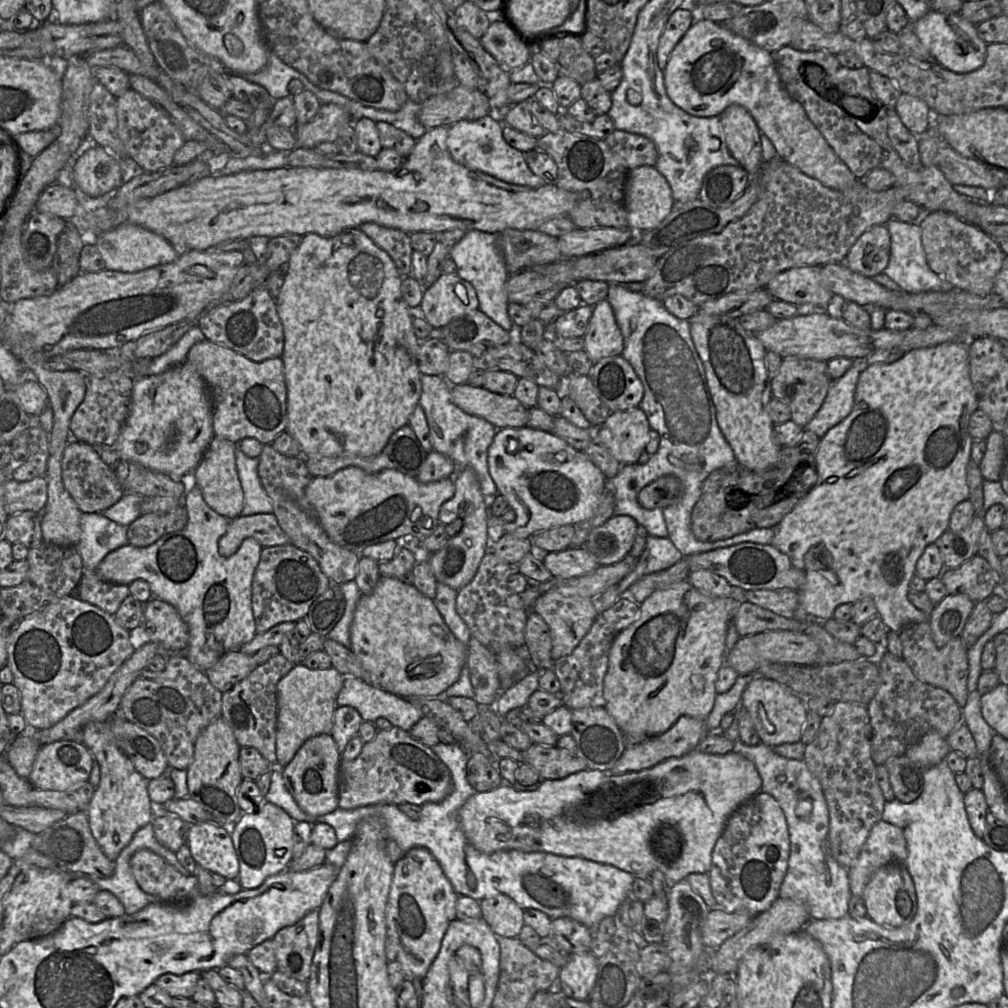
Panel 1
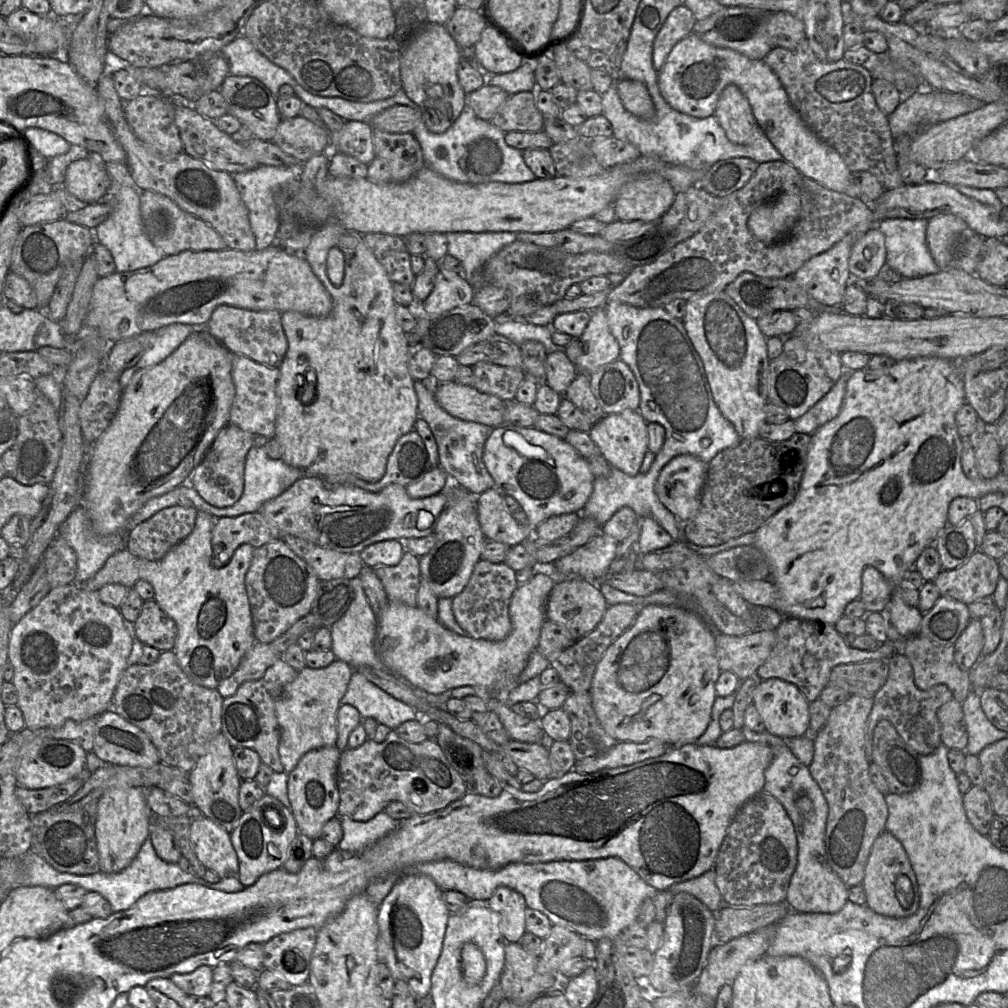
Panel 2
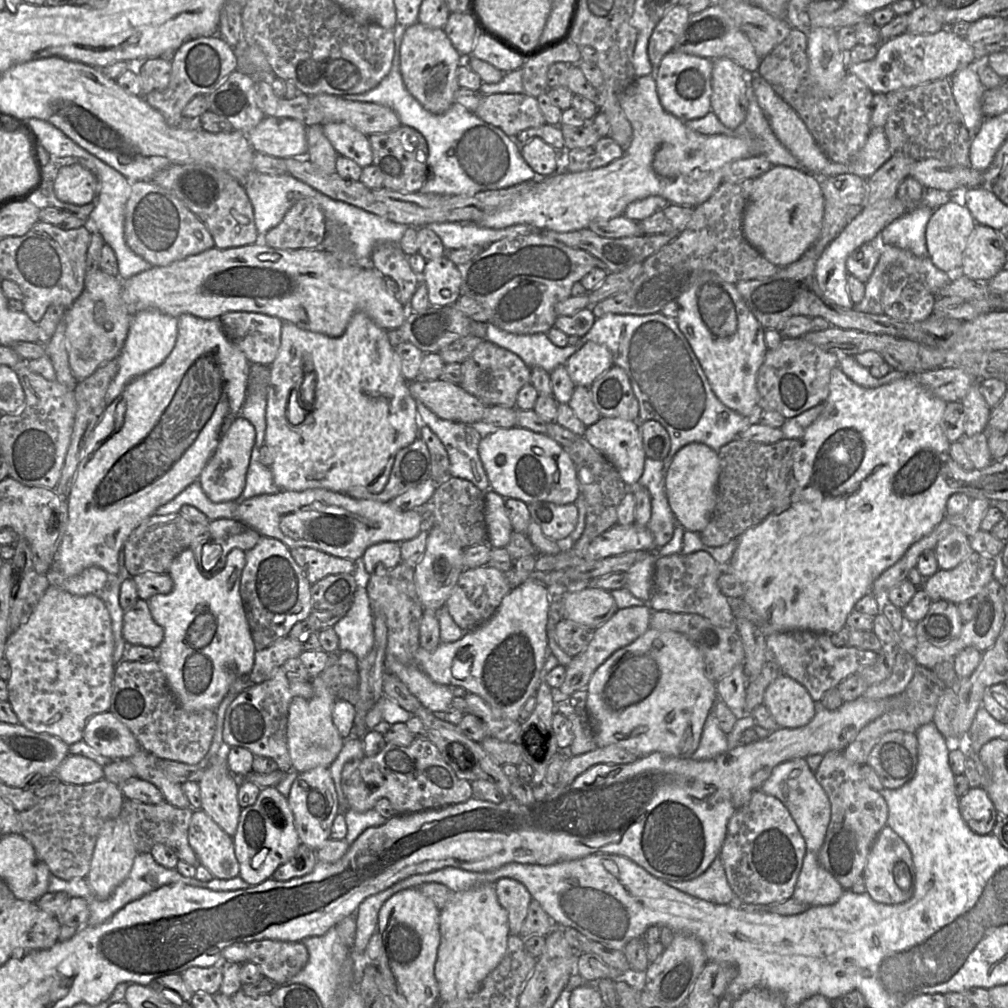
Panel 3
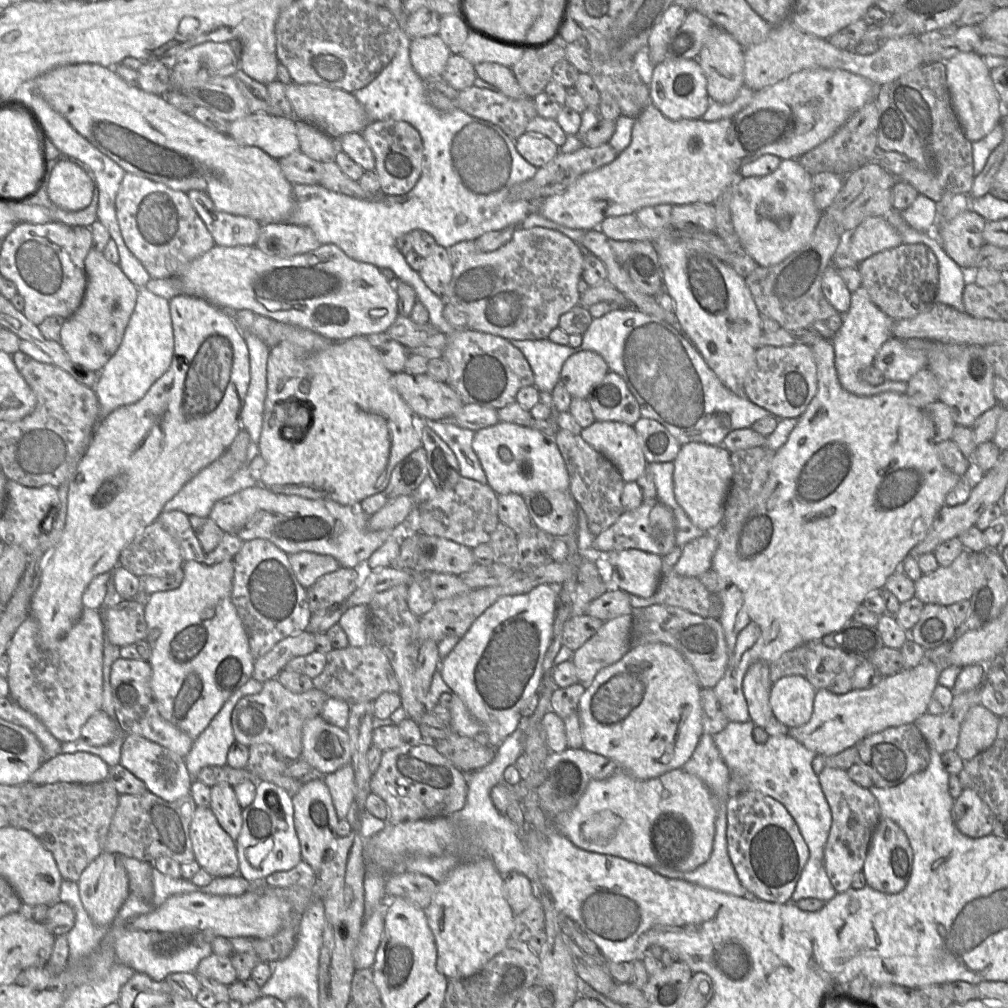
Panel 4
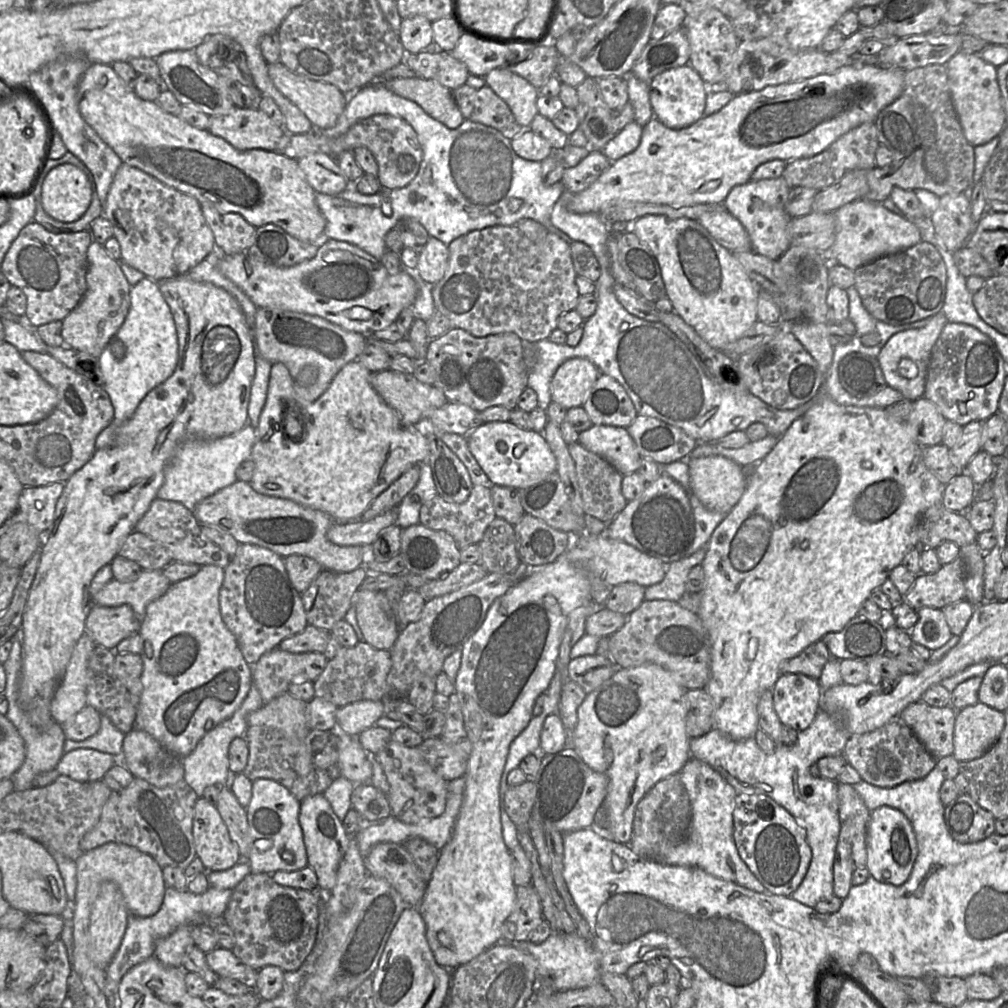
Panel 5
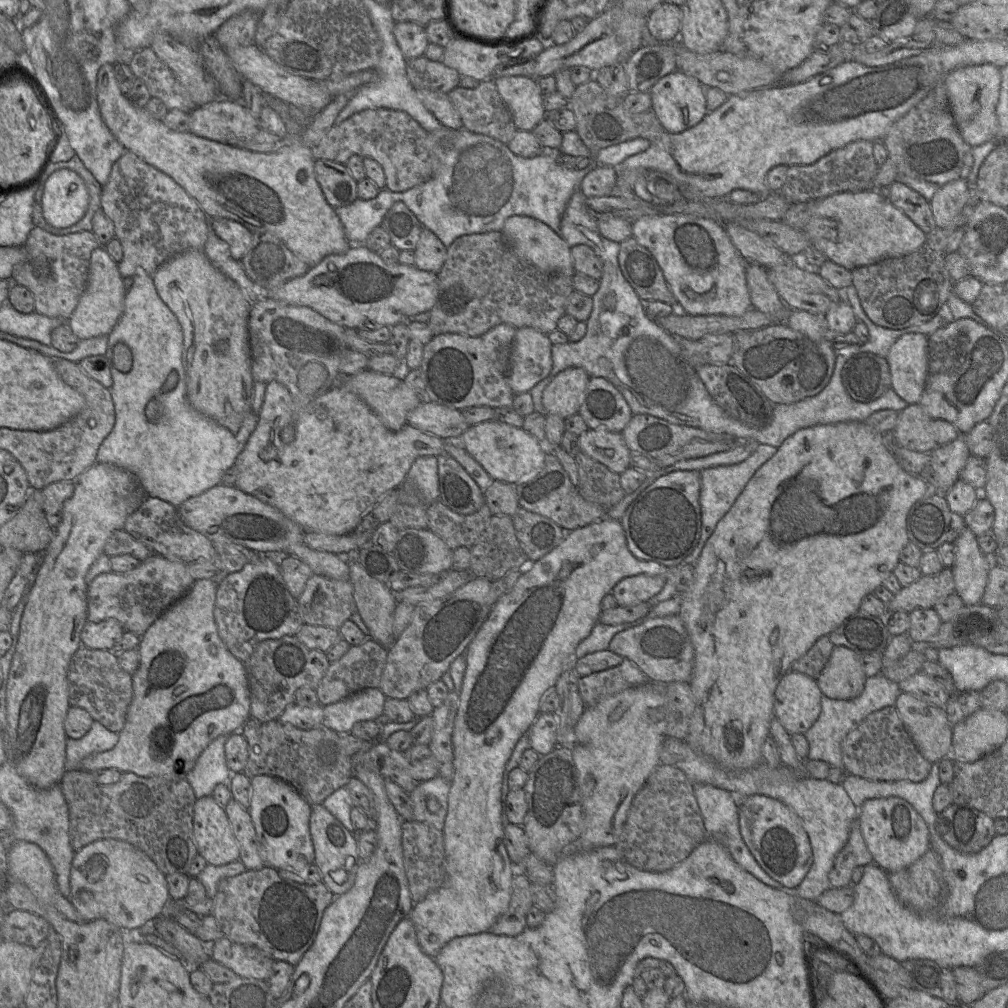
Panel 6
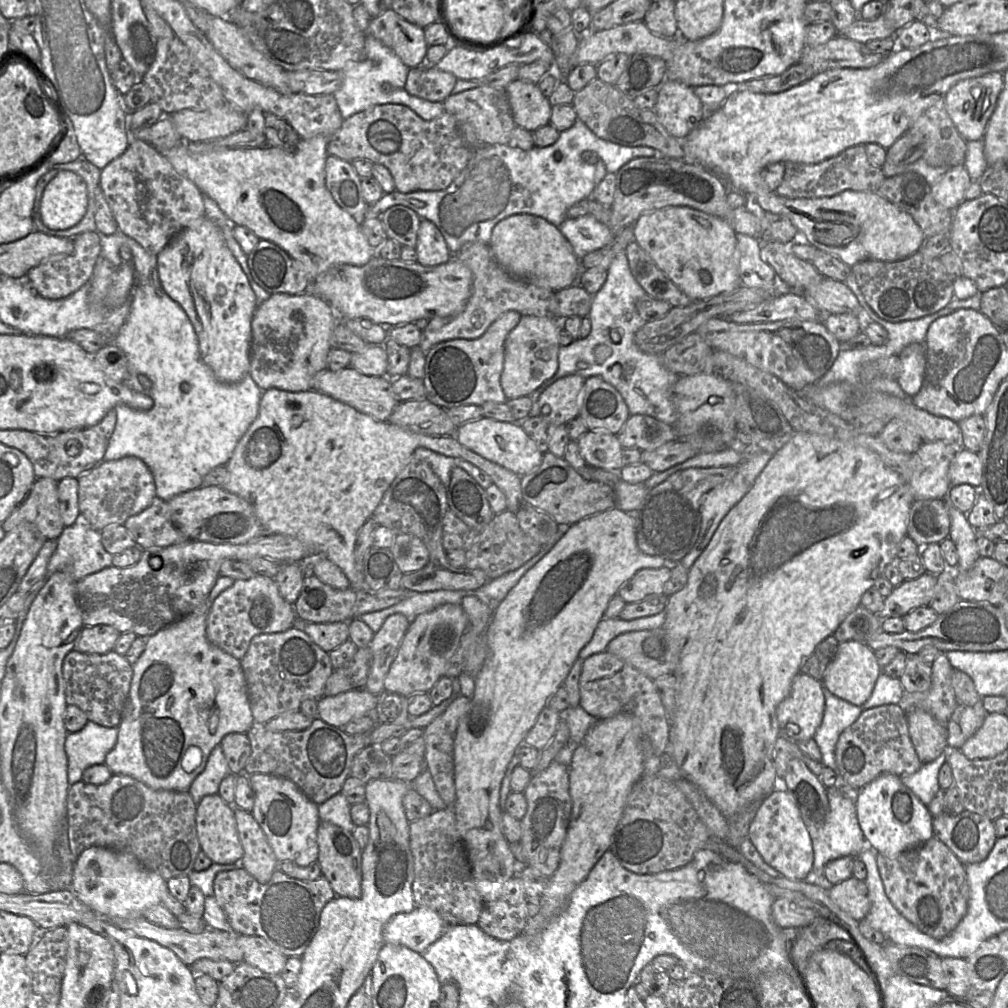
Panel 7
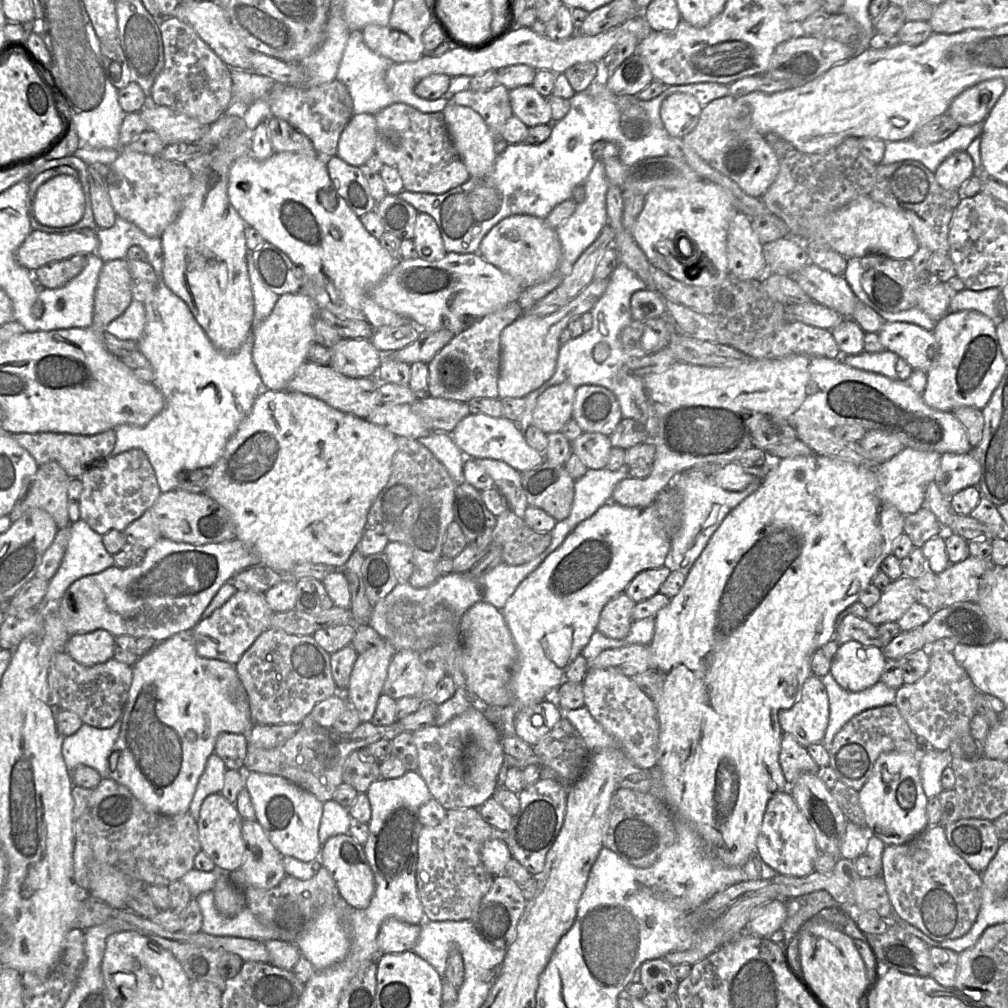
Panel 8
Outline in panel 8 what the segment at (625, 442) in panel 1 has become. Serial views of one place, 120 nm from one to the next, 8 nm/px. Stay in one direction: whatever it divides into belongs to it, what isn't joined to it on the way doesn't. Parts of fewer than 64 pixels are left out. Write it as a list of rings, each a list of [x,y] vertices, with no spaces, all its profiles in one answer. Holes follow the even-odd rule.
[[[583,432],[571,442],[571,451],[589,469],[605,468],[611,448],[609,436],[597,432]]]

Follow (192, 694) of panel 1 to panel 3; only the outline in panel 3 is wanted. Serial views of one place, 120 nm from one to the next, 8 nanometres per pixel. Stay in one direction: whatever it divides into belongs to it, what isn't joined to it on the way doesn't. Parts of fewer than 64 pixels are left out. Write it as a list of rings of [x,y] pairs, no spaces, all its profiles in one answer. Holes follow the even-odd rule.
[[[123,659],[115,669],[110,710],[132,732],[140,747],[160,759],[198,764],[209,751],[216,710],[186,711],[172,693],[157,661]]]

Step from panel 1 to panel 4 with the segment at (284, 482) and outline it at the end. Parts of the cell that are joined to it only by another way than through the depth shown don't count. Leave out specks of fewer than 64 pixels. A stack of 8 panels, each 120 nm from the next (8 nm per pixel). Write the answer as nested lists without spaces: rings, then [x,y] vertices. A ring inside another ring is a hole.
[[[302,551],[289,555],[291,567],[297,580],[304,588],[309,588],[324,574],[338,570],[340,563],[330,555]]]

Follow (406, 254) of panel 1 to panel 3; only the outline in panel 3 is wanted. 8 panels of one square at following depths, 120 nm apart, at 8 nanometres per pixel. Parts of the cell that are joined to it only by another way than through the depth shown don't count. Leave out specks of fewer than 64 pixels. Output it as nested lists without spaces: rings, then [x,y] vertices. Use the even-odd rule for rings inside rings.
[[[379,241],[375,244],[370,258],[370,265],[384,277],[392,278],[399,287],[399,301],[406,307],[421,281],[410,267],[408,256],[400,243]]]

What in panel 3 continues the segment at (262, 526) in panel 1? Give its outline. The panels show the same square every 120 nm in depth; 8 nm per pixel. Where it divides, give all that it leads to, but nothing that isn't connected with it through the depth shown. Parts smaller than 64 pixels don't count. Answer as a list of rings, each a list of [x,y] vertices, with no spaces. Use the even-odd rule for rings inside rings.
[[[216,519],[207,524],[192,523],[193,541],[189,548],[194,552],[197,564],[201,569],[201,554],[215,551],[215,545],[219,544],[222,553],[215,572],[223,569],[226,564],[227,555],[234,548],[248,551],[254,548],[261,535],[253,528],[247,526],[238,519]]]

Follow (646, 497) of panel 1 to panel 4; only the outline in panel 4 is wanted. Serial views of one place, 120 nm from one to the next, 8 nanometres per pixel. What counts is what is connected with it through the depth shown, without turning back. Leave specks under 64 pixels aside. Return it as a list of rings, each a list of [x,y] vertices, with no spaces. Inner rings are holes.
[[[689,442],[681,446],[673,464],[673,491],[677,503],[696,527],[714,532],[720,527],[732,482],[730,452],[721,445]]]

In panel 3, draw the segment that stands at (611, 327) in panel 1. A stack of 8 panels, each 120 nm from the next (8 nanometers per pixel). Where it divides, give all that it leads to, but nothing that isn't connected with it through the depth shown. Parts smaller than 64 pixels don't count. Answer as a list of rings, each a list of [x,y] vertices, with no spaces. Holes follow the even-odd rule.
[[[593,341],[586,342],[565,363],[574,385],[586,387],[590,387],[613,365],[613,356],[609,349]]]

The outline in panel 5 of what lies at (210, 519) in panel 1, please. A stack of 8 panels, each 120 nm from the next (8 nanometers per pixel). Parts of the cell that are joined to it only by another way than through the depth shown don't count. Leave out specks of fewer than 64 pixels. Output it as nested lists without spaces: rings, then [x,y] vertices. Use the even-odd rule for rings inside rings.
[[[204,565],[194,576],[172,583],[164,595],[147,606],[139,631],[144,643],[141,653],[143,692],[134,729],[149,733],[180,758],[189,755],[209,730],[239,709],[253,683],[252,666],[244,659],[235,636],[221,617],[219,598],[224,576],[224,568]]]

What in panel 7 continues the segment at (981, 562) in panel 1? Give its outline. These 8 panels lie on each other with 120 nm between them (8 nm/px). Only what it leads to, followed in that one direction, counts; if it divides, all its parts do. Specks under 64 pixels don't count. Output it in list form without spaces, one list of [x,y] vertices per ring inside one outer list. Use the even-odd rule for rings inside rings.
[[[924,573],[913,580],[904,580],[885,598],[883,609],[876,615],[881,619],[904,617],[918,607],[928,606],[933,597],[936,582],[937,575],[930,573]]]

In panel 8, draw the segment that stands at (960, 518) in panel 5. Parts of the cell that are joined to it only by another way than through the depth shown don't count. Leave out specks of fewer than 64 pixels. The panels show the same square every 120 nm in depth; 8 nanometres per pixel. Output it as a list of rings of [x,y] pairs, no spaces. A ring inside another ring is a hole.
[[[923,506],[904,517],[904,533],[909,536],[914,547],[921,548],[926,541],[945,531],[934,513]]]

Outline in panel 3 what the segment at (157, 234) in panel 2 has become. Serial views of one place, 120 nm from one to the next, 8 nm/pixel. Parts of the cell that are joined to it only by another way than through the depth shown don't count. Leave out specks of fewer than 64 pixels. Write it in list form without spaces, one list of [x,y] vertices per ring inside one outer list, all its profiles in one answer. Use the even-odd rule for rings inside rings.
[[[151,180],[131,183],[131,195],[125,206],[124,236],[130,249],[152,266],[167,266],[215,245],[205,224],[175,195]]]

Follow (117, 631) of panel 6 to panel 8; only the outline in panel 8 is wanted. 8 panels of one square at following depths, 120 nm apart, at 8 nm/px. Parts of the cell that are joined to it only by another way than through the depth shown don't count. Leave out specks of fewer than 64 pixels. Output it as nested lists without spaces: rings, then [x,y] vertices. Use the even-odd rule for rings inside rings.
[[[104,629],[71,635],[65,652],[84,666],[94,666],[114,657],[115,636]]]

